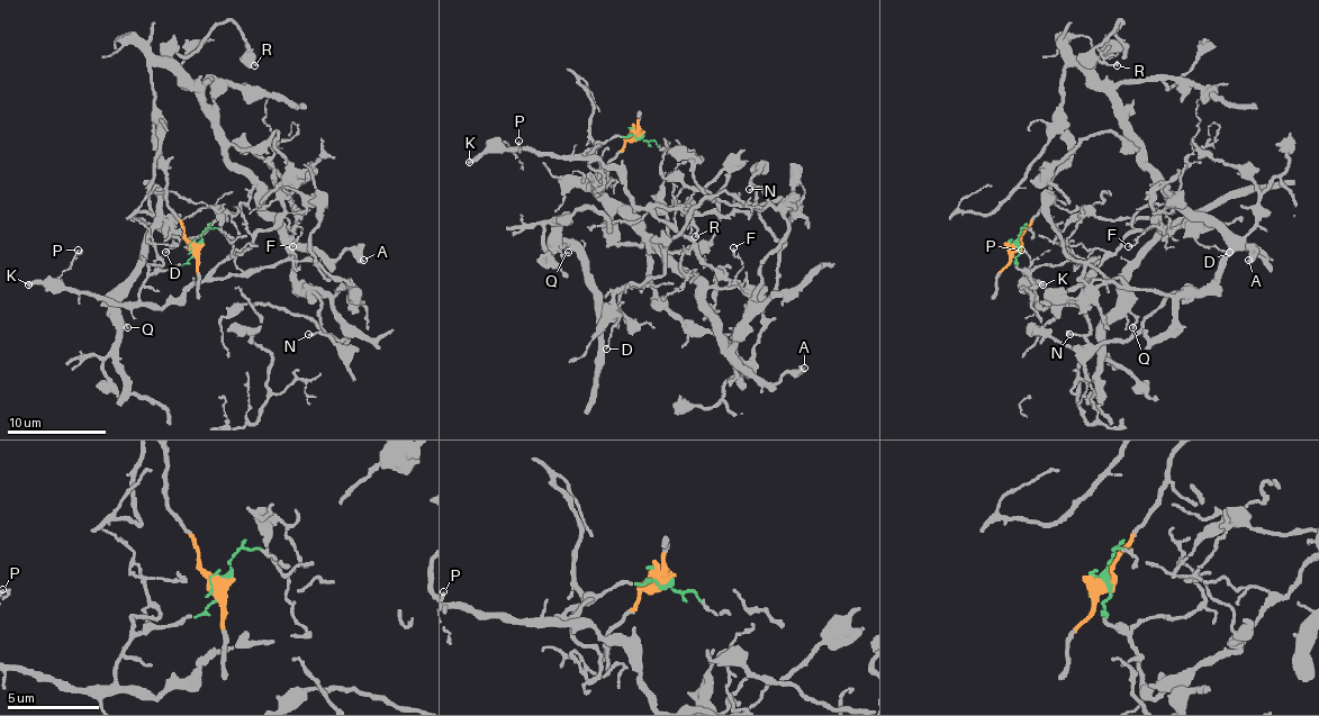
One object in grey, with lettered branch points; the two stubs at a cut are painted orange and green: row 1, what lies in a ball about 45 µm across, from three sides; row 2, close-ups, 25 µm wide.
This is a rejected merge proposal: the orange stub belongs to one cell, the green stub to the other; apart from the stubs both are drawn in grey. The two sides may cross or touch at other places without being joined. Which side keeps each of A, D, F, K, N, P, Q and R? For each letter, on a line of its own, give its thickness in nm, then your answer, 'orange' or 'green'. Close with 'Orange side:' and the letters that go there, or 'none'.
A: 340 nm | orange
D: 120 nm | green
F: 160 nm | green
K: 320 nm | green
N: 170 nm | orange
P: 130 nm | green
Q: 180 nm | green
R: 180 nm | orange
Orange side: A, N, R

